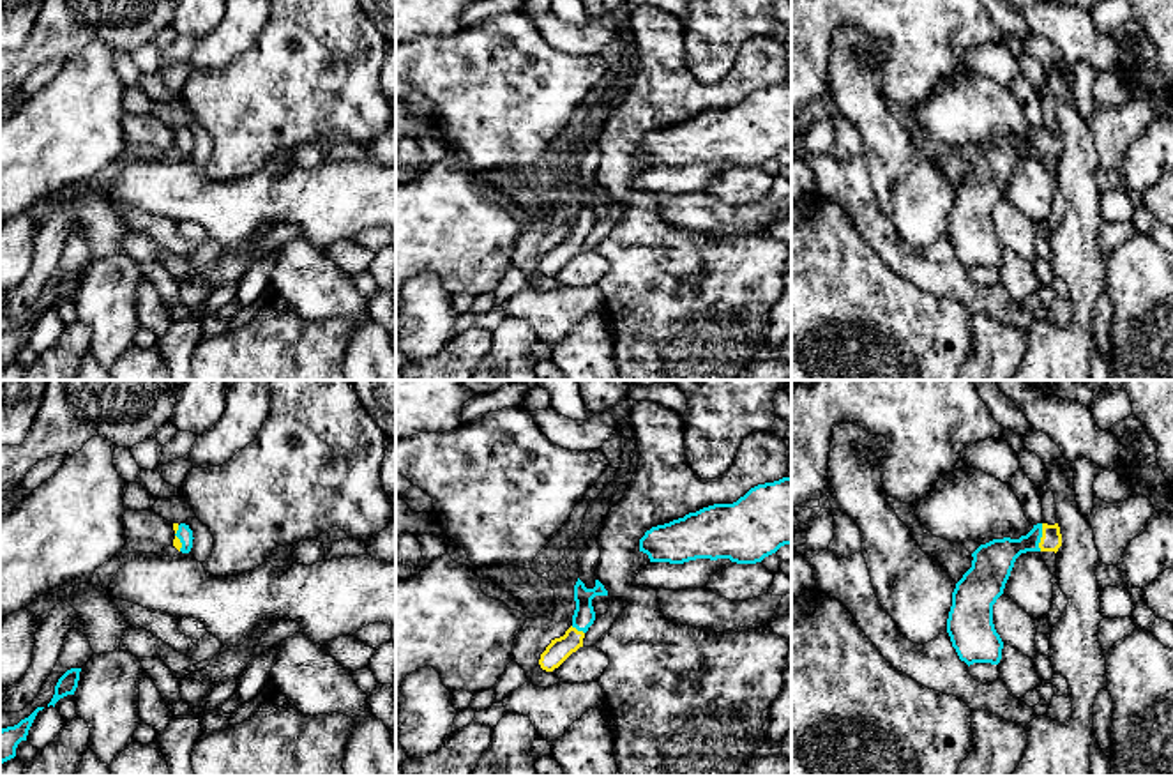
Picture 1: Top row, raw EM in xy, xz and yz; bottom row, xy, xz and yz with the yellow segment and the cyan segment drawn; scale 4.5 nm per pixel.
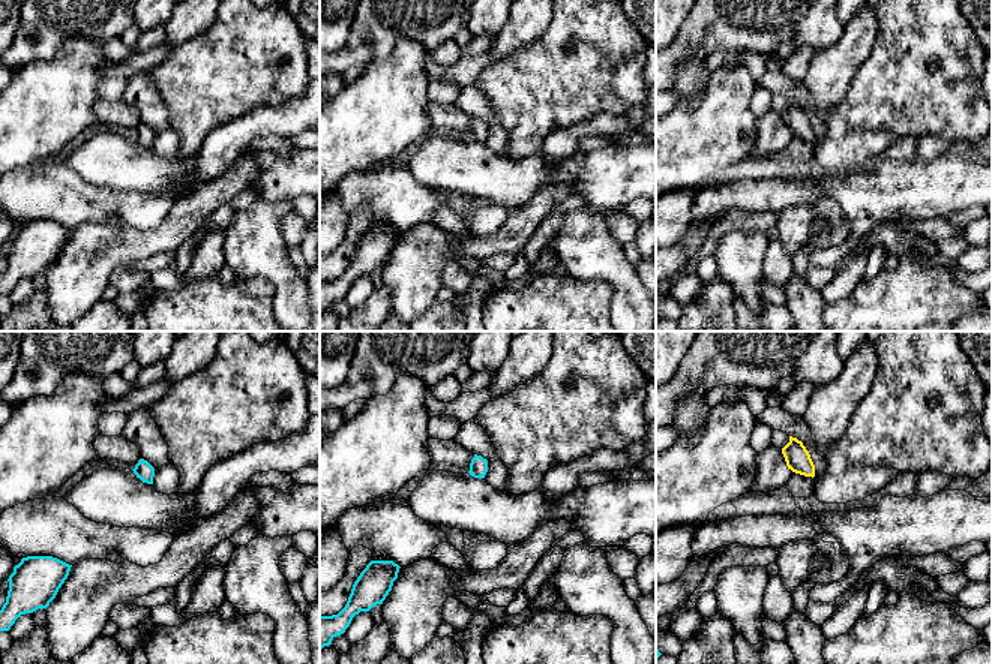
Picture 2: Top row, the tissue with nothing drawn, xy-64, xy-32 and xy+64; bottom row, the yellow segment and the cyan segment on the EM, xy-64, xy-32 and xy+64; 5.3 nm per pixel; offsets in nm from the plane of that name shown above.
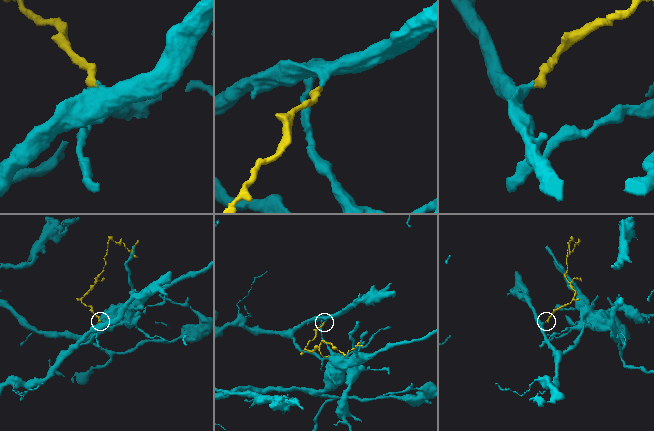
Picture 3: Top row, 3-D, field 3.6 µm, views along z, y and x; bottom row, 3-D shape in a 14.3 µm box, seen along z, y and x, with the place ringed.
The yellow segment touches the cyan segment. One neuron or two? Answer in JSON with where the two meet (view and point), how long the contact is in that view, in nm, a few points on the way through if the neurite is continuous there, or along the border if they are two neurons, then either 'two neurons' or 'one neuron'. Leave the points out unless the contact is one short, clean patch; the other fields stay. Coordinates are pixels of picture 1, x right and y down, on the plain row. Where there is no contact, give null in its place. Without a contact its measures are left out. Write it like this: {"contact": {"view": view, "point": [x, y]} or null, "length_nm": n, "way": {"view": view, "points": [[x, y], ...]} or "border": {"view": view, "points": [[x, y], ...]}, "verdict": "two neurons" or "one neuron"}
{"contact": {"view": "yz", "point": [1041, 142]}, "length_nm": 130, "way": {"view": "yz", "points": [[1051, 144], [1041, 142], [1006, 154], [993, 165]]}, "verdict": "one neuron"}

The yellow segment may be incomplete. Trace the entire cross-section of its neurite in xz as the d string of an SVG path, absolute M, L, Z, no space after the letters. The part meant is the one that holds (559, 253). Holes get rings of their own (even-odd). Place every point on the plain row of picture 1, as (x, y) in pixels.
M578 182L574 189L574 205L576 214L572 219L572 230L565 235L564 240L551 244L546 255L541 258L539 269L546 276L558 272L572 256L583 251L583 242L588 232L595 224L595 216L592 203L595 200L608 200L604 189L595 184L594 193L586 193L585 187Z

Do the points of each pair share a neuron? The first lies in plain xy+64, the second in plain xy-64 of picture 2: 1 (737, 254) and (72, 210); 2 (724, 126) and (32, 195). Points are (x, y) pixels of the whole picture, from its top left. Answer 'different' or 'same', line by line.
1: different
2: different

